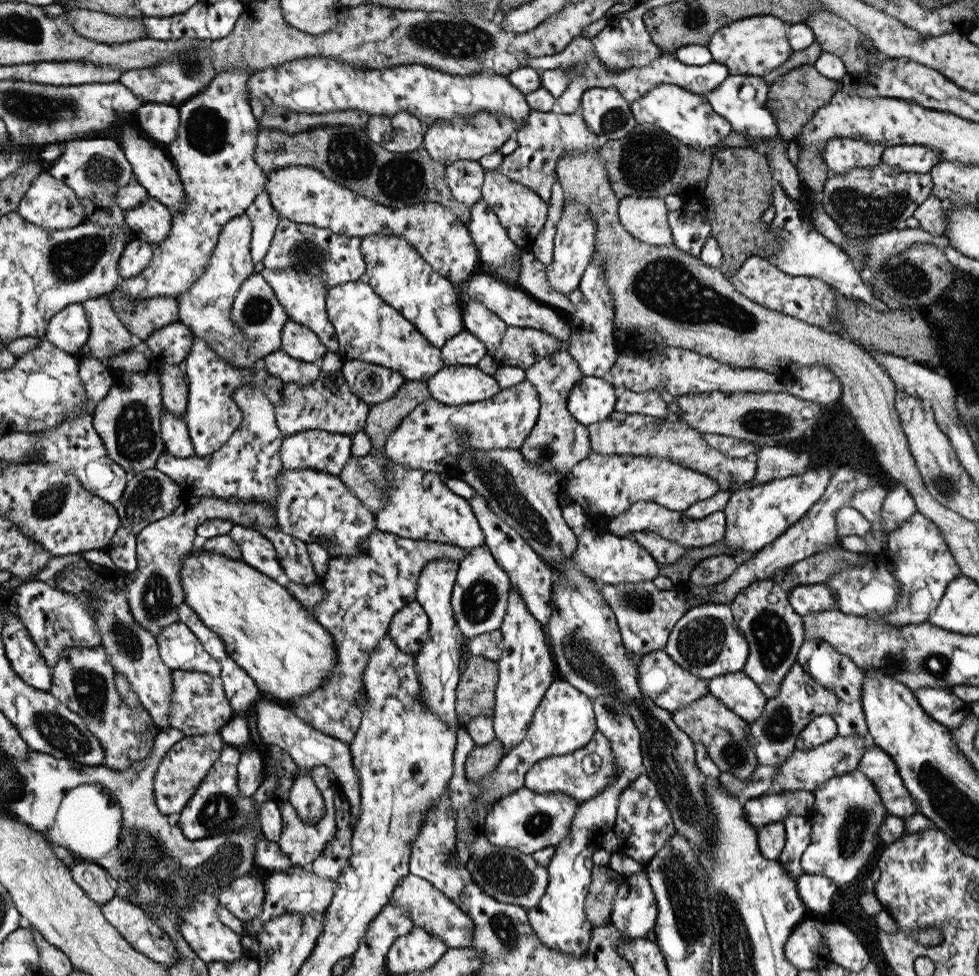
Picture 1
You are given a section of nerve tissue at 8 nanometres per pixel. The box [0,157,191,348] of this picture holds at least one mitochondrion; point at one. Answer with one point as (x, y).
(69, 262)

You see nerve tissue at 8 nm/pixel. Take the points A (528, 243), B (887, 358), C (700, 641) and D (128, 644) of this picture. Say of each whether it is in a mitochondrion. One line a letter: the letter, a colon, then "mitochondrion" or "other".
A: other
B: other
C: mitochondrion
D: mitochondrion

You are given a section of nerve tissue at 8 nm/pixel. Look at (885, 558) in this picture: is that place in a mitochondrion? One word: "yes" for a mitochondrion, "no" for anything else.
no

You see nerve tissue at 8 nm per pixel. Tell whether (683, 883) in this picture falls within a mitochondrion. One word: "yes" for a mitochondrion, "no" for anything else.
yes

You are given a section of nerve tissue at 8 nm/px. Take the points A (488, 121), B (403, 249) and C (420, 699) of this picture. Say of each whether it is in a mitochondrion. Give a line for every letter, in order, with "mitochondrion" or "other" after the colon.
A: mitochondrion
B: other
C: other

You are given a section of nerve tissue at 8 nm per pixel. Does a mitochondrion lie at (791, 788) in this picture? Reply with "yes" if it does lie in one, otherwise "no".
no

